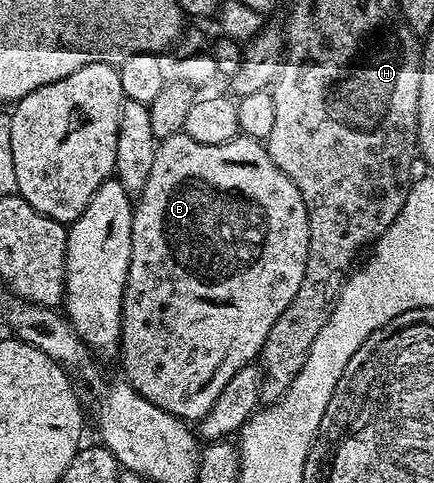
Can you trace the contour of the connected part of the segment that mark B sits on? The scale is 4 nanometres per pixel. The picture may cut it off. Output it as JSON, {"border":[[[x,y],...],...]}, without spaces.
{"border":[[[184,132],[174,134],[170,138],[159,141],[155,145],[150,166],[150,178],[146,178],[146,186],[135,197],[132,210],[132,245],[130,246],[130,270],[124,287],[122,298],[122,320],[120,322],[120,343],[118,345],[118,361],[124,367],[123,379],[146,402],[154,402],[171,416],[185,422],[199,422],[218,402],[218,394],[226,390],[226,382],[238,374],[238,370],[249,367],[259,357],[262,346],[266,342],[266,334],[274,327],[274,322],[282,318],[282,310],[294,302],[294,294],[298,294],[298,286],[302,286],[302,278],[306,274],[306,258],[310,250],[310,222],[306,214],[306,202],[302,202],[302,194],[278,166],[270,158],[267,147],[259,140],[248,136],[237,136],[230,142],[222,142],[218,146],[206,146],[206,142],[194,142]]]}

